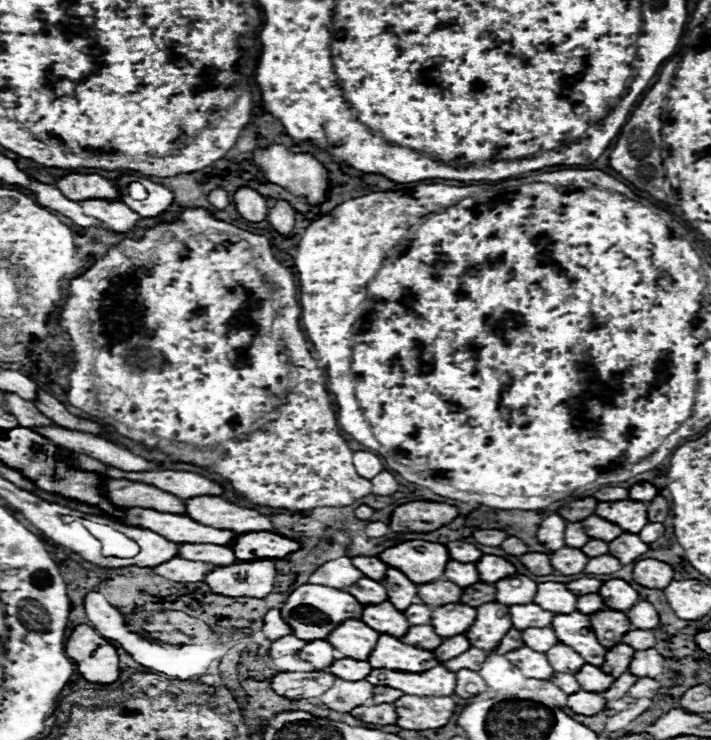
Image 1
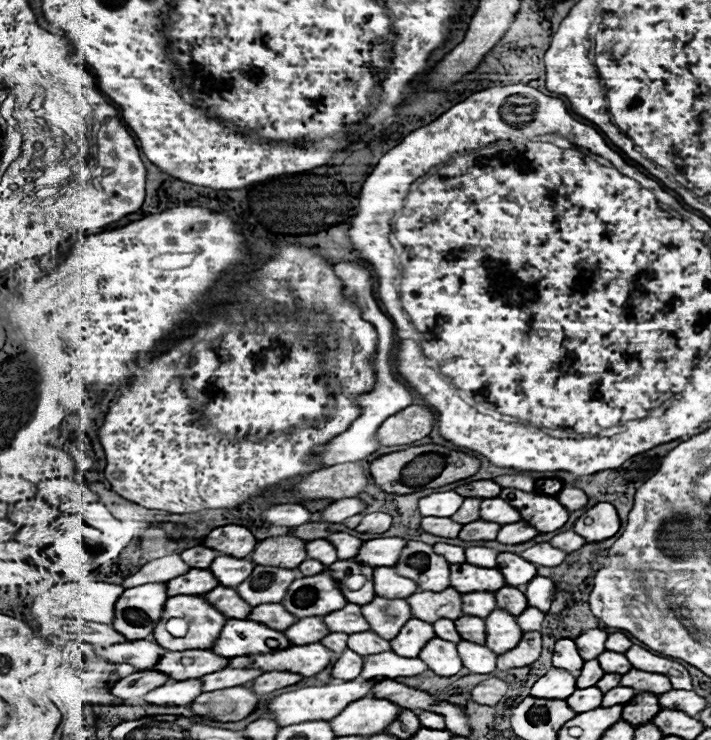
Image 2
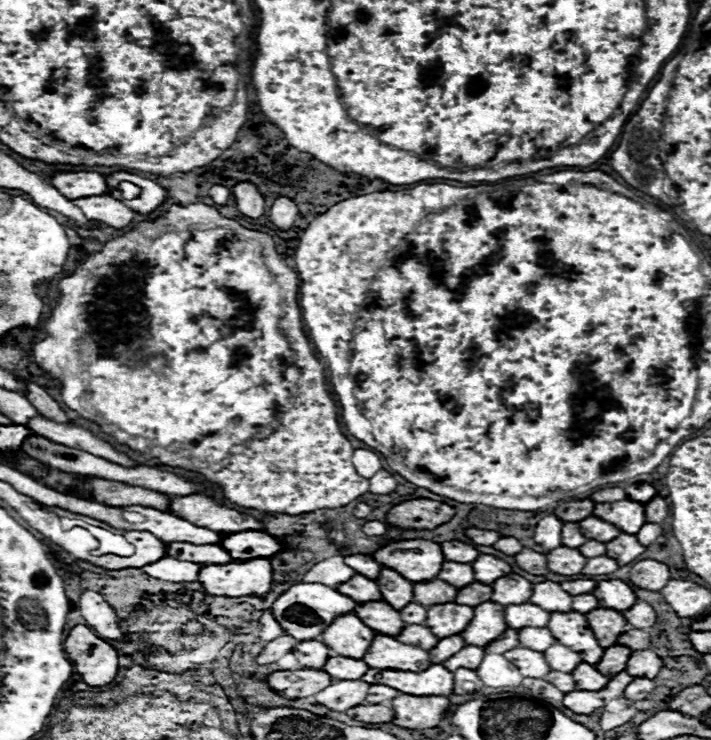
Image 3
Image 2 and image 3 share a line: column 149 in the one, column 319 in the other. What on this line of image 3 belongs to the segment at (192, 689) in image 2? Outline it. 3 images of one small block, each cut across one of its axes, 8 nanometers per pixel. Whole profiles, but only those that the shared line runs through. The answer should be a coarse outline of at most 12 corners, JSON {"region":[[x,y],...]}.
{"region":[[336,680],[314,698],[318,704],[346,712],[366,702],[370,684]]}

